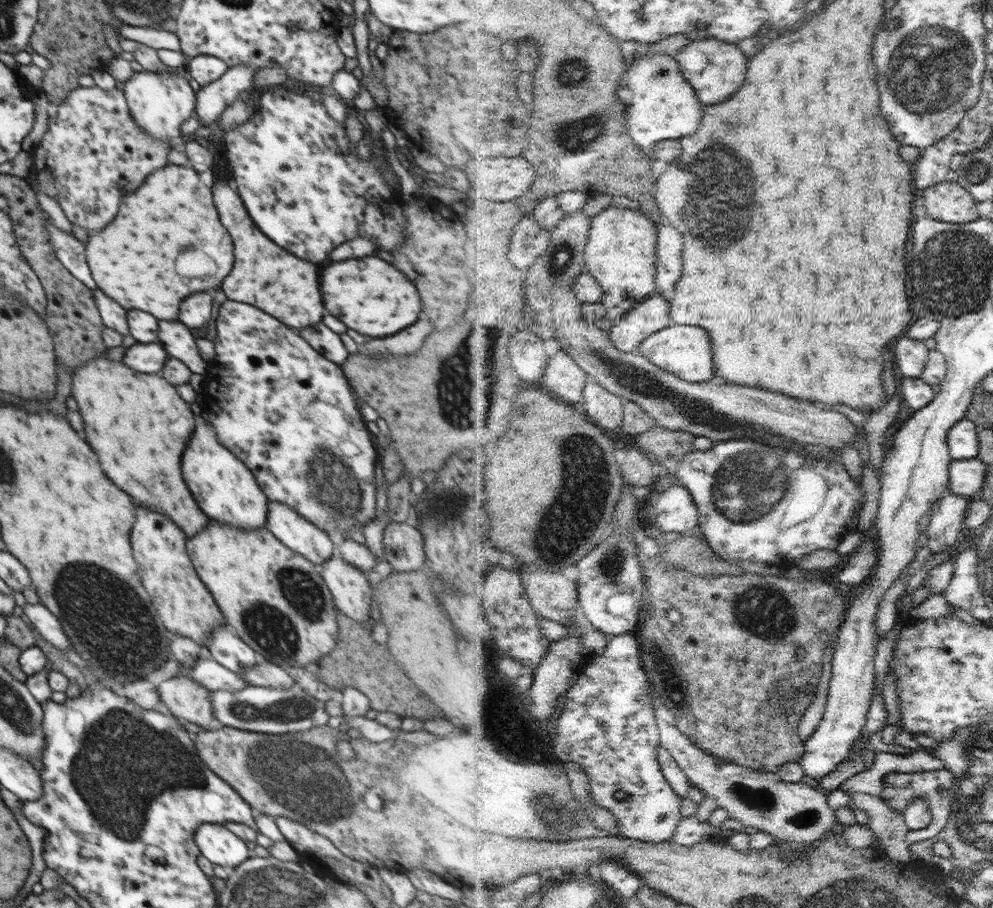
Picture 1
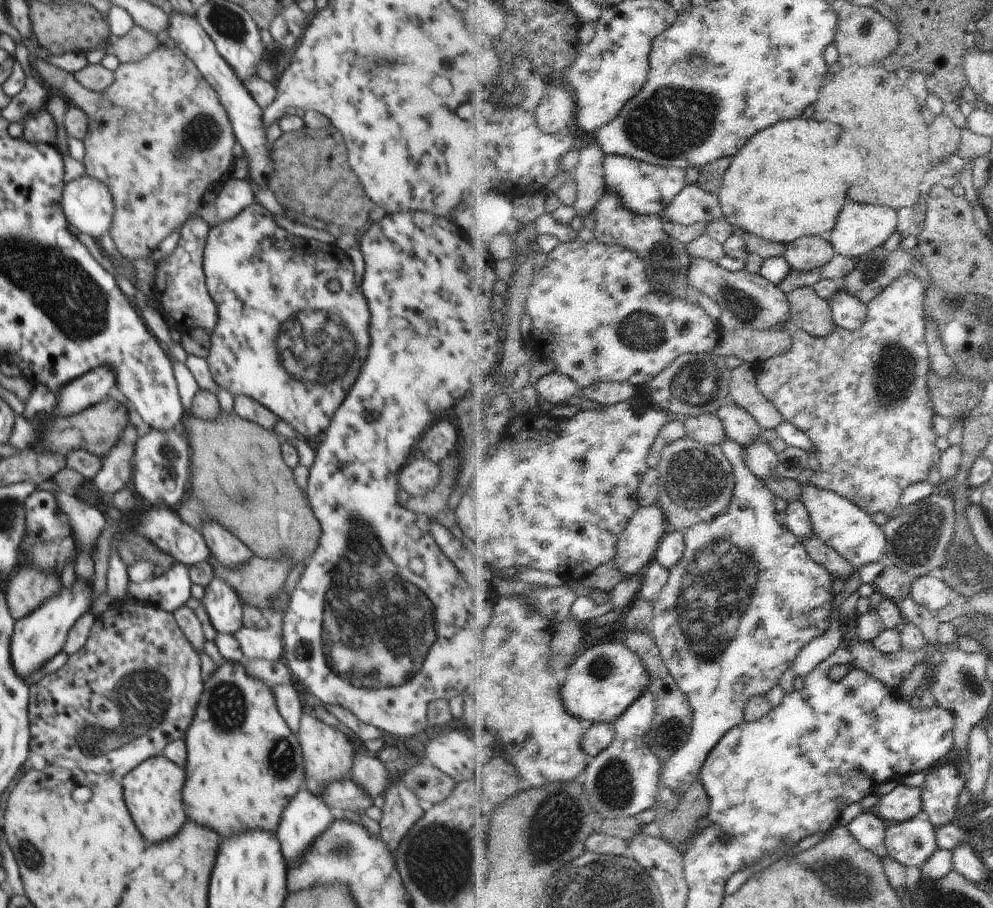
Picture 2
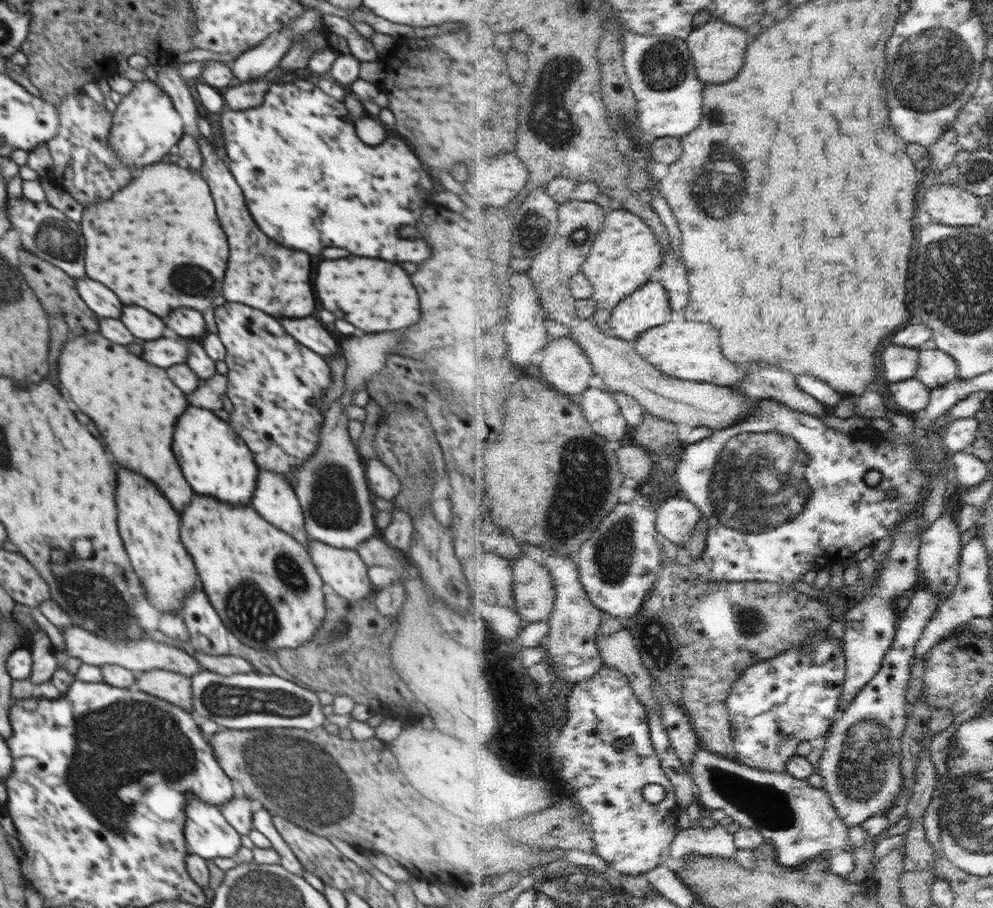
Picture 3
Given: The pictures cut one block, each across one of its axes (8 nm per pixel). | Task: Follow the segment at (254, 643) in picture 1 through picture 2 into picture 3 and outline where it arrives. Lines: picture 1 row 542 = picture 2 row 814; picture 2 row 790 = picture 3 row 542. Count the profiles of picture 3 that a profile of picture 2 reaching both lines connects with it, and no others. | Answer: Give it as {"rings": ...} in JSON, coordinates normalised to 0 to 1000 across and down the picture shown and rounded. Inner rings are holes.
{"rings":[[[196,543],[181,568],[182,596],[195,619],[205,653],[231,696],[248,711],[259,716],[272,714],[274,719],[281,715],[294,717],[314,704],[329,673],[326,665],[329,646],[320,633],[308,600],[266,573],[252,555],[235,557]]]}

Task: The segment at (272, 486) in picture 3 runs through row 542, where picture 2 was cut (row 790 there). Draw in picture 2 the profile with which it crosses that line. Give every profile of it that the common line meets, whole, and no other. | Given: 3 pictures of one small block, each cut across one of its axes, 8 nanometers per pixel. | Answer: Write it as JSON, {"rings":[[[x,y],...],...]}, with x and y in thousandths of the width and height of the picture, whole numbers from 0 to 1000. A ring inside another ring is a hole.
{"rings":[[[302,869],[302,872],[290,884],[290,888],[286,891],[279,912],[279,924],[283,930],[283,937],[287,947],[287,950],[292,954],[301,952],[304,948],[306,938],[317,928],[317,925],[325,920],[326,916],[333,911],[333,907],[337,904],[334,895],[332,895],[332,889],[316,873],[313,873],[310,869]]]}

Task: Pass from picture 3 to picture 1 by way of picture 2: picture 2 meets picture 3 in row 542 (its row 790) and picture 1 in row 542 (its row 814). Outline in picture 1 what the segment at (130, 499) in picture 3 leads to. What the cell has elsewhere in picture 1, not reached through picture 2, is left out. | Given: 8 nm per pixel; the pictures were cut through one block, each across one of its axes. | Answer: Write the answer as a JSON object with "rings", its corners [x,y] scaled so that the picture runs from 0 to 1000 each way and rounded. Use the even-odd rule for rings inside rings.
{"rings":[[[139,559],[137,577],[131,588],[133,608],[139,621],[141,639],[156,669],[164,689],[174,699],[191,703],[208,711],[218,691],[224,688],[224,676],[211,652],[201,640],[187,604],[188,590],[169,570]]]}

